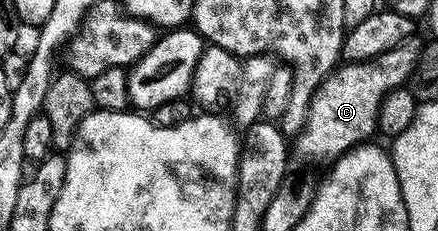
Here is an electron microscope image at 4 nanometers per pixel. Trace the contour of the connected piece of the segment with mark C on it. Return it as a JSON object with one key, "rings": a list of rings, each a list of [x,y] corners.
{"rings":[[[413,37],[402,41],[402,45],[394,45],[394,49],[386,49],[386,53],[375,55],[373,59],[345,62],[326,76],[310,101],[304,130],[295,136],[295,154],[297,151],[304,159],[327,164],[353,147],[367,144],[371,140],[368,138],[377,134],[378,109],[385,93],[407,84],[420,56],[422,43],[418,40]]]}

